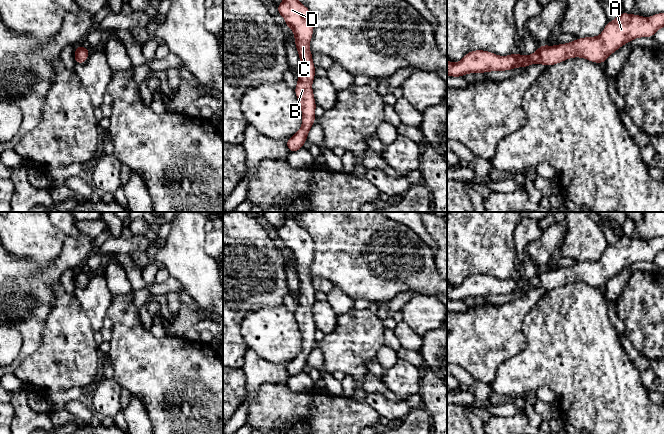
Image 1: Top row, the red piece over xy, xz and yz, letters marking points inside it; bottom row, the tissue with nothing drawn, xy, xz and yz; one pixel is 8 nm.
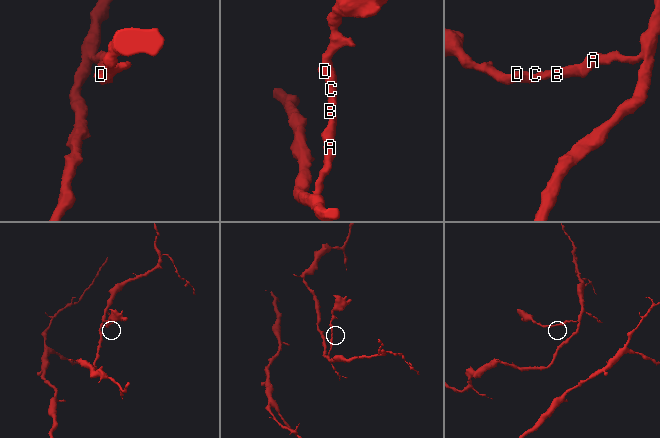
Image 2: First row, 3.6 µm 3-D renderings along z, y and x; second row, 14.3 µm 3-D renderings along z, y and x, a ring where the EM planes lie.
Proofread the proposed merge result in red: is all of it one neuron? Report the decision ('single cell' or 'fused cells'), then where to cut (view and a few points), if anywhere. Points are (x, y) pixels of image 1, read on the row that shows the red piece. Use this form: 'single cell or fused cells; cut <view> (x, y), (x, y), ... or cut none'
single cell; cut none

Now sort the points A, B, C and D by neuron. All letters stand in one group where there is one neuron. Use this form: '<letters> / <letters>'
A B C D

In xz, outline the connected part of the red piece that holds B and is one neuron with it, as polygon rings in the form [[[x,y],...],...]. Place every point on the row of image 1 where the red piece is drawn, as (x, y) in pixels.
[[[283,0],[277,6],[277,13],[285,19],[286,27],[292,29],[300,57],[300,67],[297,72],[299,81],[294,90],[302,109],[302,126],[295,135],[285,141],[289,152],[295,152],[303,148],[317,118],[315,114],[317,105],[312,90],[316,67],[312,62],[313,53],[309,50],[315,22],[310,10],[298,0]]]

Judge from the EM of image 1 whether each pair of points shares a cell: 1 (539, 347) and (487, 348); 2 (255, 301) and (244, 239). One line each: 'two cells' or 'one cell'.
1: two cells
2: one cell

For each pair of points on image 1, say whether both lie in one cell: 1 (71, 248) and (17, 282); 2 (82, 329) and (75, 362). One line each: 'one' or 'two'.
1: one
2: one

